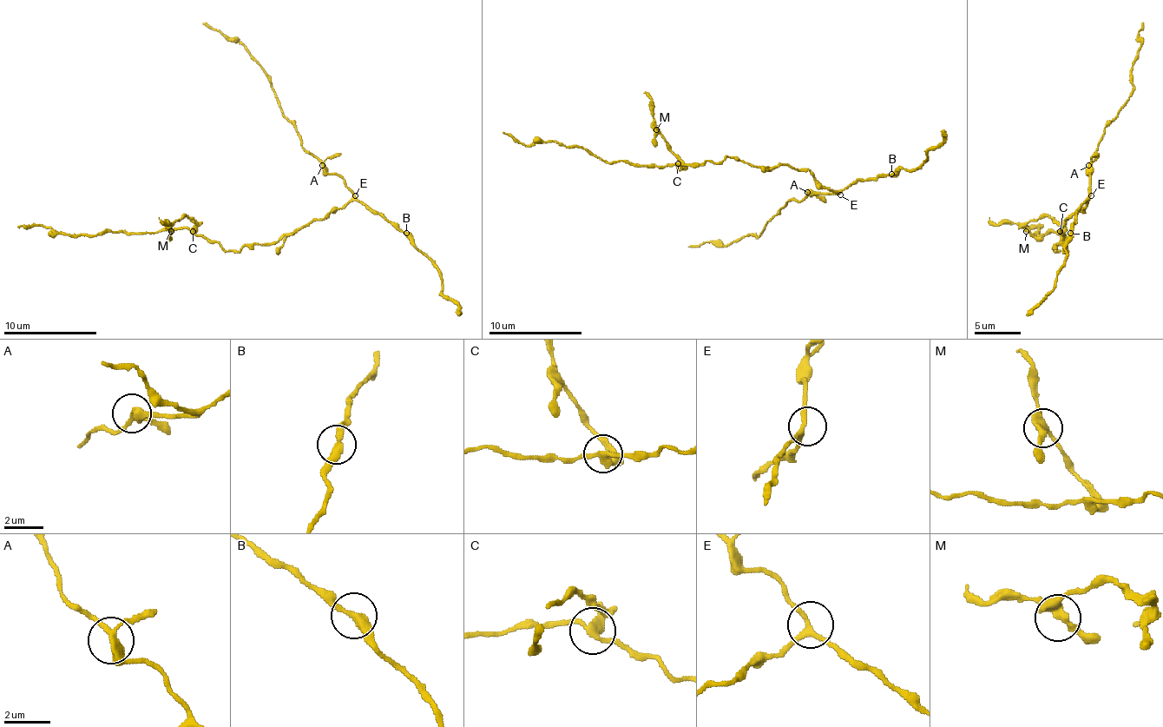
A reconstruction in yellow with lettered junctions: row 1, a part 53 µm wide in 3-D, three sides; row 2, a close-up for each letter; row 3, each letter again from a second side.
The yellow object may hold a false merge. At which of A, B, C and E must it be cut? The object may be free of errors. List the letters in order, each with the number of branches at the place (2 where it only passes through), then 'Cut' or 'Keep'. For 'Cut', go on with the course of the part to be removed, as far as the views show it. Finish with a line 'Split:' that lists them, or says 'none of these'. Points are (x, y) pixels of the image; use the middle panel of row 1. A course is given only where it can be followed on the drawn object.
A: Branches: 3. Keep
B: Branches: 2. Keep
C: Branches: 3. Cut. Course of the part to remove: (677, 164), (681, 161), (673, 153), (653, 120), (652, 96), (644, 92)
E: Branches: 3. Keep
Split: C

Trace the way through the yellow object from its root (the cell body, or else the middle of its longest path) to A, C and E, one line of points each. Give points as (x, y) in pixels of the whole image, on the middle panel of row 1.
A: (789, 164), (807, 171), (828, 190), (837, 192), (807, 192)
C: (789, 164), (752, 167), (732, 157), (726, 157), (719, 161), (707, 160), (703, 164), (677, 164)
E: (789, 164), (807, 171), (826, 188), (840, 194)

